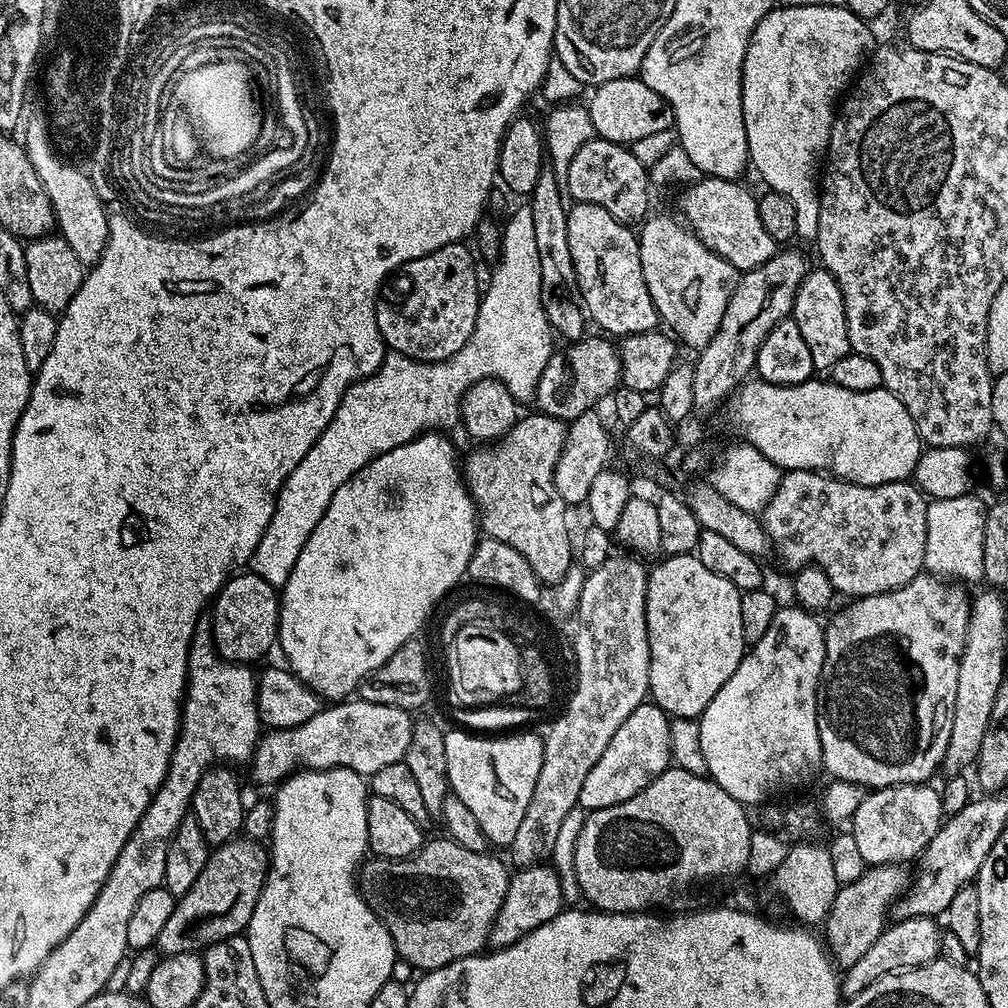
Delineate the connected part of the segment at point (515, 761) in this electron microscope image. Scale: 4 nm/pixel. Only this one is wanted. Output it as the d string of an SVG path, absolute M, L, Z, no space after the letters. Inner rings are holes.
M448 730L444 734L451 795L458 797L465 806L470 806L489 845L508 846L514 842L514 834L517 833L526 806L533 797L534 786L543 764L543 739L532 732L526 732L530 730L493 736L473 734L468 730L457 731ZM516 734L517 736L512 736Z

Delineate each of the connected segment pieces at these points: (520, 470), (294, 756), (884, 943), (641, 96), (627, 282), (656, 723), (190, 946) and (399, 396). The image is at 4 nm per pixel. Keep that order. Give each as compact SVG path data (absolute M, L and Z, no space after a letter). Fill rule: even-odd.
M521 415L500 439L476 446L465 460L463 457L462 480L468 486L472 501L476 503L478 524L483 535L518 550L533 567L541 585L554 586L562 582L562 578L566 578L569 569L574 566L574 536L572 540L568 533L570 508L565 504L562 494L558 494L558 486L554 486L554 468L558 466L558 458L566 442L568 424L553 416L535 415Z
M348 698L343 702L332 702L321 707L310 722L302 726L268 730L256 741L250 767L251 779L257 785L279 785L300 770L313 768L349 768L358 775L371 778L382 766L403 761L412 737L413 717L402 708L382 706L359 698Z
M933 917L906 918L889 923L878 938L878 942L874 942L874 946L866 950L866 954L862 954L862 958L858 958L854 966L843 969L840 981L841 993L848 998L857 996L862 994L862 990L866 990L866 986L878 982L878 978L886 974L902 972L906 968L917 968L937 959L940 956L942 928L941 925L939 928L936 923Z
M614 78L610 82L595 85L591 92L592 97L586 100L586 107L599 139L631 146L639 139L673 127L672 108L656 91L648 88L642 78Z
M573 203L568 208L566 239L570 242L570 258L574 258L576 291L582 301L587 319L591 323L593 320L600 327L597 329L601 333L612 338L657 331L661 319L651 300L646 279L643 277L637 233L629 225L618 222L618 218L614 218L614 214L610 214L610 210L602 210L602 206Z
M651 702L640 704L615 731L609 746L586 776L582 783L579 807L585 810L605 808L626 802L626 798L634 798L634 794L661 776L673 760L672 725L668 713Z
M247 838L227 840L209 855L202 874L194 886L177 899L174 914L170 914L155 946L164 956L183 952L203 953L219 940L241 935L247 929L258 902L264 880L268 876L269 849L263 843Z
M524 206L502 224L500 251L492 269L490 290L483 292L480 297L480 309L471 340L462 346L462 350L458 350L458 354L445 360L415 360L401 352L389 351L374 374L354 382L344 391L338 402L338 410L334 410L334 418L330 418L330 422L322 429L318 442L306 450L306 458L302 458L302 462L290 470L286 482L280 487L270 526L266 526L266 534L262 534L262 542L258 542L251 558L251 572L258 574L258 578L265 582L270 582L270 586L282 590L290 578L290 570L294 570L294 562L298 562L298 554L302 554L302 546L306 546L306 538L310 538L310 534L314 534L314 526L322 522L322 514L326 514L330 498L334 498L338 486L358 474L362 466L386 454L386 450L394 450L426 432L443 429L447 420L455 421L464 396L478 381L498 380L517 402L531 401L536 395L538 378L542 378L542 370L546 370L548 359L553 354L552 340L554 333L548 325L540 297L534 214L531 207Z

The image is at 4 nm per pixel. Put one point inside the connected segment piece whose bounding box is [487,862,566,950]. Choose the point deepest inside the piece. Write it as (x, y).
(534, 895)

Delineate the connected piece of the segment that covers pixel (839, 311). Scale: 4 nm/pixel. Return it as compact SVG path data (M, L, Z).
M823 270L809 271L800 283L796 297L792 299L790 319L798 326L798 330L802 330L802 339L810 349L810 362L817 373L831 373L834 362L846 358L852 351L850 334L846 330L846 306L842 290L830 273Z

